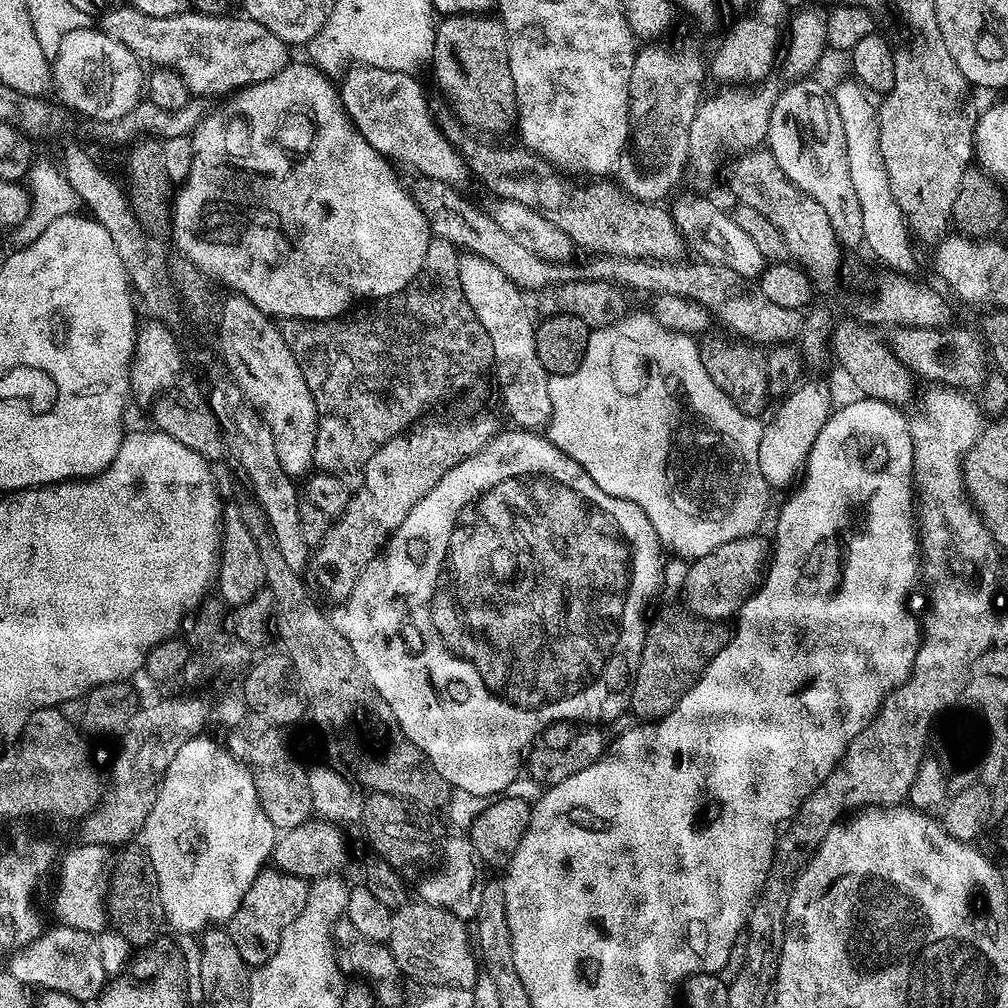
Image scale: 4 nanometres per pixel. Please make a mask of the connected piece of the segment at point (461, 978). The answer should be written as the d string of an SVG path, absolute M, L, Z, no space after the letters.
M406 902L392 913L390 922L390 938L386 941L388 949L394 954L394 962L398 962L401 973L409 981L417 984L441 984L451 988L471 990L478 981L478 956L474 951L474 940L470 928L465 921L459 920L447 908L423 902Z

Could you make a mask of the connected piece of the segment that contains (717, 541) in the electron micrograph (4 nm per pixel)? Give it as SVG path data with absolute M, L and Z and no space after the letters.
M625 315L624 319L618 321L617 324L591 329L586 342L586 354L580 365L565 376L549 375L552 419L546 425L546 436L555 448L565 452L594 480L598 490L602 490L614 498L634 502L634 506L641 508L646 514L646 518L650 518L661 545L667 551L669 548L673 557L691 562L718 550L718 546L726 546L726 542L755 536L761 531L764 515L768 512L768 494L770 494L770 487L758 464L759 440L762 438L764 424L757 417L743 412L716 385L714 378L710 378L710 374L706 374L706 366L702 366L700 357L700 345L693 337L687 336L684 332L671 332L668 328L663 328L655 315L632 315Z

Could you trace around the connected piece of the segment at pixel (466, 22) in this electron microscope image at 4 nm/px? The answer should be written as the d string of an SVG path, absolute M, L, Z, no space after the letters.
M463 12L461 16L443 17L436 25L430 66L436 70L436 80L448 95L453 113L464 113L476 124L508 123L512 114L512 81L505 60L504 32L495 15Z

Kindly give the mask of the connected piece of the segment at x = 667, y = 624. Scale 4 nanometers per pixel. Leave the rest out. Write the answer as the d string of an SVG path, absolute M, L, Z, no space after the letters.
M680 612L660 616L647 625L642 654L632 678L630 712L637 716L637 721L659 722L704 673L726 639L719 623Z

